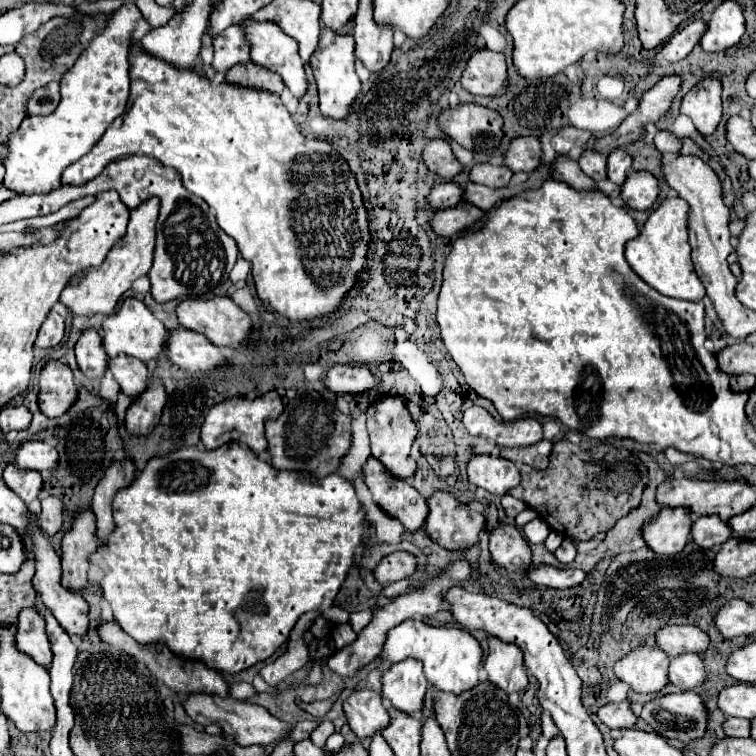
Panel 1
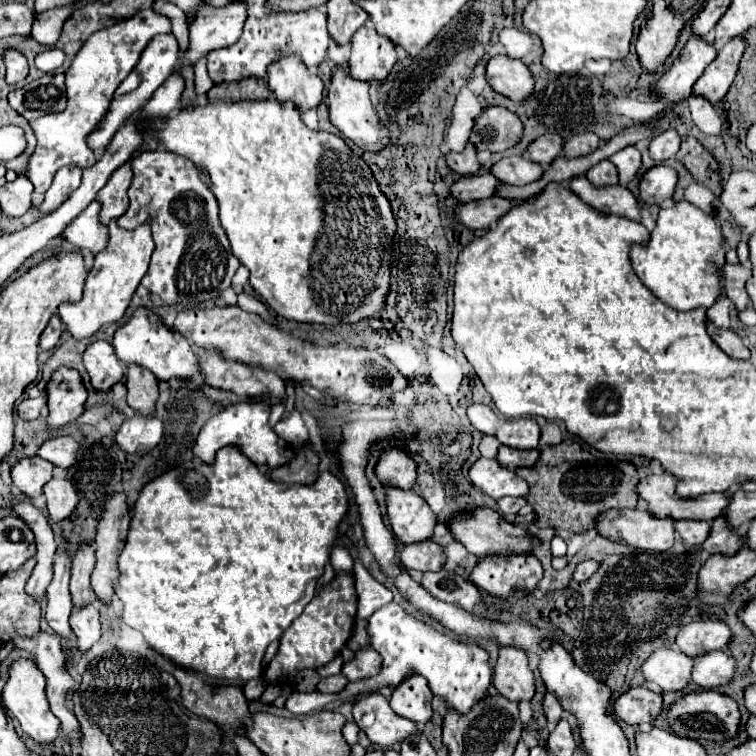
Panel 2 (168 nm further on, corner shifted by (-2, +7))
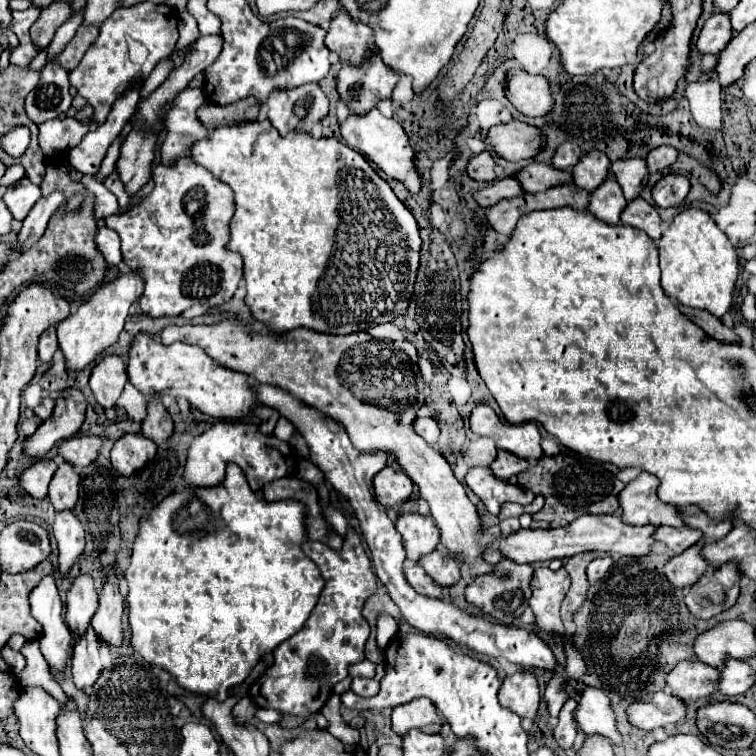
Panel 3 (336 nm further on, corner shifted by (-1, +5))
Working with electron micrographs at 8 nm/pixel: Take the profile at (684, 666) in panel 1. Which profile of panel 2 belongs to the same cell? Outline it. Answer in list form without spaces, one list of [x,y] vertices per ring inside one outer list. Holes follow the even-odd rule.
[[[718,650],[718,652],[708,652],[706,656],[700,656],[694,660],[694,672],[692,672],[692,682],[706,688],[706,690],[716,690],[720,686],[726,686],[736,672],[736,660]]]

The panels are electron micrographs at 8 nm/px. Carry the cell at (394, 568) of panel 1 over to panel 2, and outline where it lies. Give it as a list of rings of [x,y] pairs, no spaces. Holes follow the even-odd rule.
[[[432,540],[404,546],[404,550],[400,552],[400,560],[402,560],[404,568],[418,570],[418,572],[428,572],[428,570],[440,572],[440,570],[444,570],[444,564],[446,564],[442,546]]]

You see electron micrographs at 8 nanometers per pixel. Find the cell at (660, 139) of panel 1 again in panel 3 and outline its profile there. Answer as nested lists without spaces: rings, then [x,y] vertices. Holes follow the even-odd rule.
[[[657,146],[647,154],[649,172],[663,172],[677,160],[677,150],[673,146]]]

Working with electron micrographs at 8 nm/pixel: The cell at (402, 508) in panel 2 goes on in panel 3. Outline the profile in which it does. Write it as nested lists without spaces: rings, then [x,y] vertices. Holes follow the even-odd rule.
[[[403,512],[395,522],[397,532],[403,538],[403,548],[407,558],[417,562],[423,554],[429,554],[439,544],[439,530],[437,526],[419,512]]]

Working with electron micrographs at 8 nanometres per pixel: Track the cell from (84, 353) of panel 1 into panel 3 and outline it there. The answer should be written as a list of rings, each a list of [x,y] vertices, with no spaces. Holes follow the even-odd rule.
[[[103,356],[93,366],[91,378],[89,378],[89,386],[95,394],[95,400],[103,408],[109,408],[117,402],[125,382],[127,382],[125,362],[119,356]]]

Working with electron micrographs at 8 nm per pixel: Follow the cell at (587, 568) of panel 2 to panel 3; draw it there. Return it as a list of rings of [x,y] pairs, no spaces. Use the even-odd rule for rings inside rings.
[[[611,556],[593,560],[593,562],[587,566],[587,578],[589,578],[589,582],[593,584],[593,582],[601,580],[601,578],[605,576],[605,572],[611,568],[611,564],[613,564],[613,558],[611,558]]]

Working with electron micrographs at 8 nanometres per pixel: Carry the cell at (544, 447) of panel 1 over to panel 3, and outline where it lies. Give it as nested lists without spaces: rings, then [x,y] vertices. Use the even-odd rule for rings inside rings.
[[[499,450],[493,466],[489,466],[491,472],[501,478],[501,480],[509,480],[511,476],[517,476],[519,472],[529,468],[529,460],[525,458],[517,458],[515,454],[509,454],[507,450]]]

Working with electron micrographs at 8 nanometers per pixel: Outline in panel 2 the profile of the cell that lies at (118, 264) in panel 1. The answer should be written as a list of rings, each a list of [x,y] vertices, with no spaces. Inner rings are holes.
[[[111,221],[108,227],[108,246],[104,252],[100,252],[94,258],[94,268],[90,270],[90,274],[86,278],[82,300],[74,302],[74,304],[60,304],[60,308],[58,308],[60,320],[64,322],[66,330],[72,334],[72,338],[76,342],[92,338],[102,326],[114,324],[124,316],[134,290],[138,288],[140,280],[144,278],[144,274],[148,270],[150,256],[154,250],[152,234],[150,234],[150,230],[146,230],[146,228],[150,228],[150,224],[142,224],[138,230],[132,230],[132,232],[118,228],[115,221]]]

